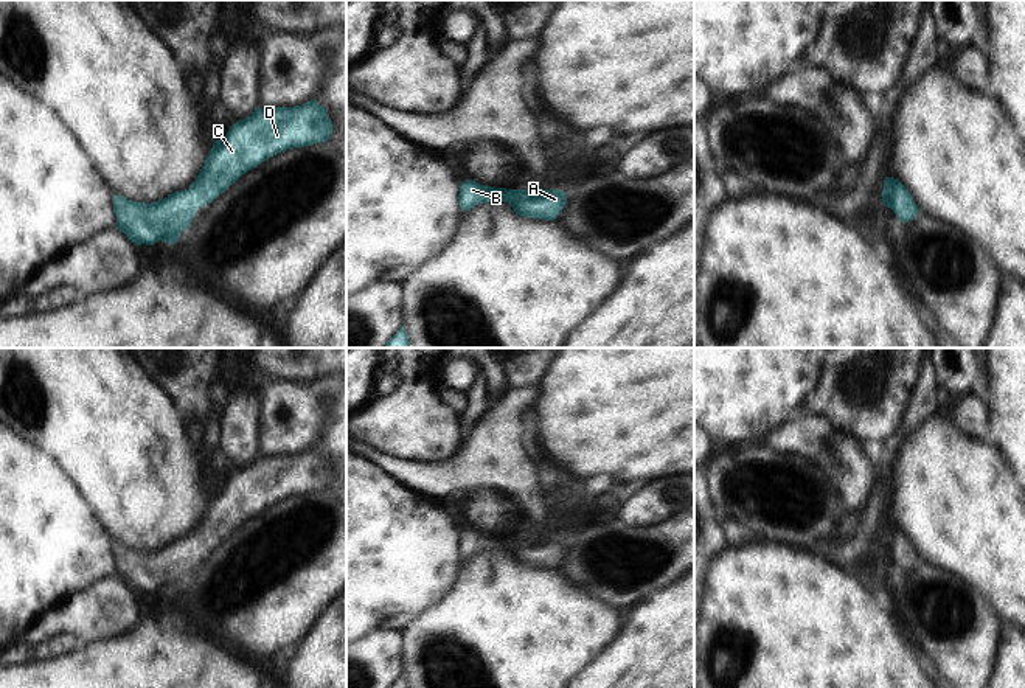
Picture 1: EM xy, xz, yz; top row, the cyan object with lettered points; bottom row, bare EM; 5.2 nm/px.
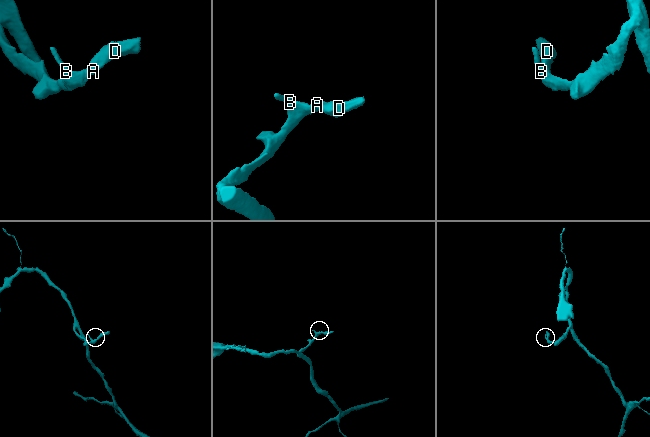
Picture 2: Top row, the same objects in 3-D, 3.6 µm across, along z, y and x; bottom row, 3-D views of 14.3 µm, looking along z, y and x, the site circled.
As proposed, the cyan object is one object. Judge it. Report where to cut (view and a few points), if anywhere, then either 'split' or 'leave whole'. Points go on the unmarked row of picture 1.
no cut; leave whole

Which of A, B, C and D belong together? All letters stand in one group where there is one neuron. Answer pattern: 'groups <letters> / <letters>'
groups A B C D

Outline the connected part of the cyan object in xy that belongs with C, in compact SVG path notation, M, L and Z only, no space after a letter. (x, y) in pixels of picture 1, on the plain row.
M315 447L295 455L258 455L214 489L188 537L152 551L113 542L116 576L137 593L158 589L172 593L191 573L197 558L211 551L242 522L287 497L326 491L331 481L328 458Z

